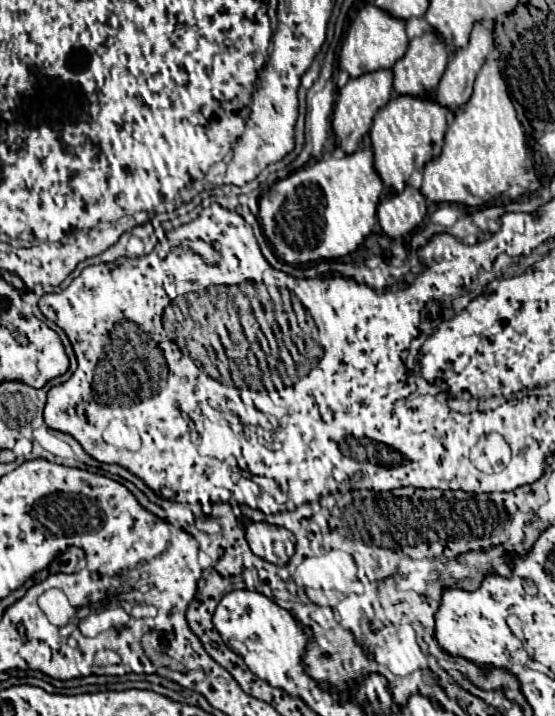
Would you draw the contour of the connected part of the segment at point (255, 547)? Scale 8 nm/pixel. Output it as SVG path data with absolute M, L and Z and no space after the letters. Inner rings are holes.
M250 522L246 526L246 540L256 556L276 566L288 564L296 546L294 536L286 528L268 522Z

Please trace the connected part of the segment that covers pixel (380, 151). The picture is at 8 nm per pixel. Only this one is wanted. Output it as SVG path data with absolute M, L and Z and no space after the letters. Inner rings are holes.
M408 94L392 96L390 102L378 110L370 128L370 142L376 172L390 192L400 192L416 168L422 168L428 160L440 154L448 112L446 106L438 106L432 98L410 98Z

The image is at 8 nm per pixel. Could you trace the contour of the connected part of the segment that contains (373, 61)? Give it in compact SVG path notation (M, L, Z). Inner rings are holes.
M368 4L358 12L358 16L350 26L348 38L340 52L340 68L344 68L352 78L362 76L366 72L380 70L380 68L392 68L394 62L404 56L406 48L408 48L406 20L394 18L386 10L374 4Z

